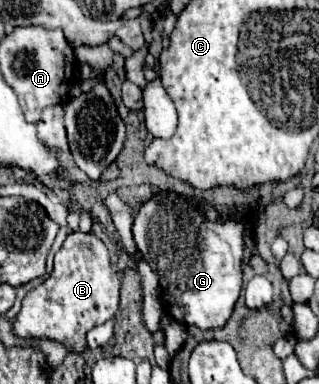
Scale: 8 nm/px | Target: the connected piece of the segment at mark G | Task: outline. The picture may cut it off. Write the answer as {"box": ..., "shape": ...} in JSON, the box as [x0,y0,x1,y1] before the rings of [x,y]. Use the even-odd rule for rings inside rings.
{"box":[132,190,244,330],"shape":[[[158,190],[134,216],[132,234],[144,260],[160,278],[166,316],[200,330],[222,328],[242,290],[244,228],[230,212],[230,222],[206,222],[186,196]]]}

